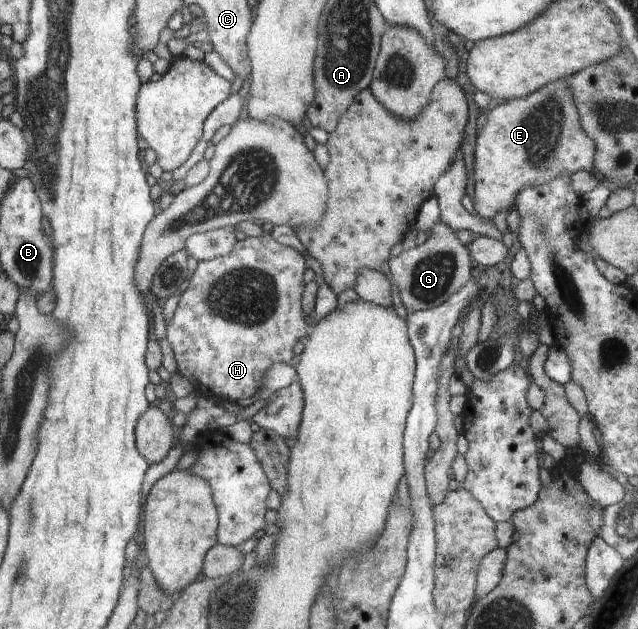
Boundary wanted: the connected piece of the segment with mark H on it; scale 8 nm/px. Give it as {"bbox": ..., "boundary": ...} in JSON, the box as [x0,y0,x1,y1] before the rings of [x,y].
{"bbox":[166,235,311,401],"boundary":[[[272,235],[246,237],[244,240],[236,241],[233,249],[226,256],[216,257],[209,261],[198,261],[195,272],[190,276],[189,286],[178,299],[170,326],[167,326],[166,329],[167,341],[172,347],[177,360],[177,372],[187,378],[200,394],[206,393],[211,396],[216,395],[218,398],[236,401],[240,398],[253,396],[265,372],[274,364],[296,364],[297,357],[293,354],[294,345],[300,338],[305,341],[311,330],[310,326],[306,326],[306,318],[304,318],[304,312],[302,312],[302,306],[300,306],[300,298],[302,298],[302,290],[304,290],[304,280],[302,280],[304,272],[306,272],[304,258],[296,250],[292,250],[291,247],[279,244]]]}

